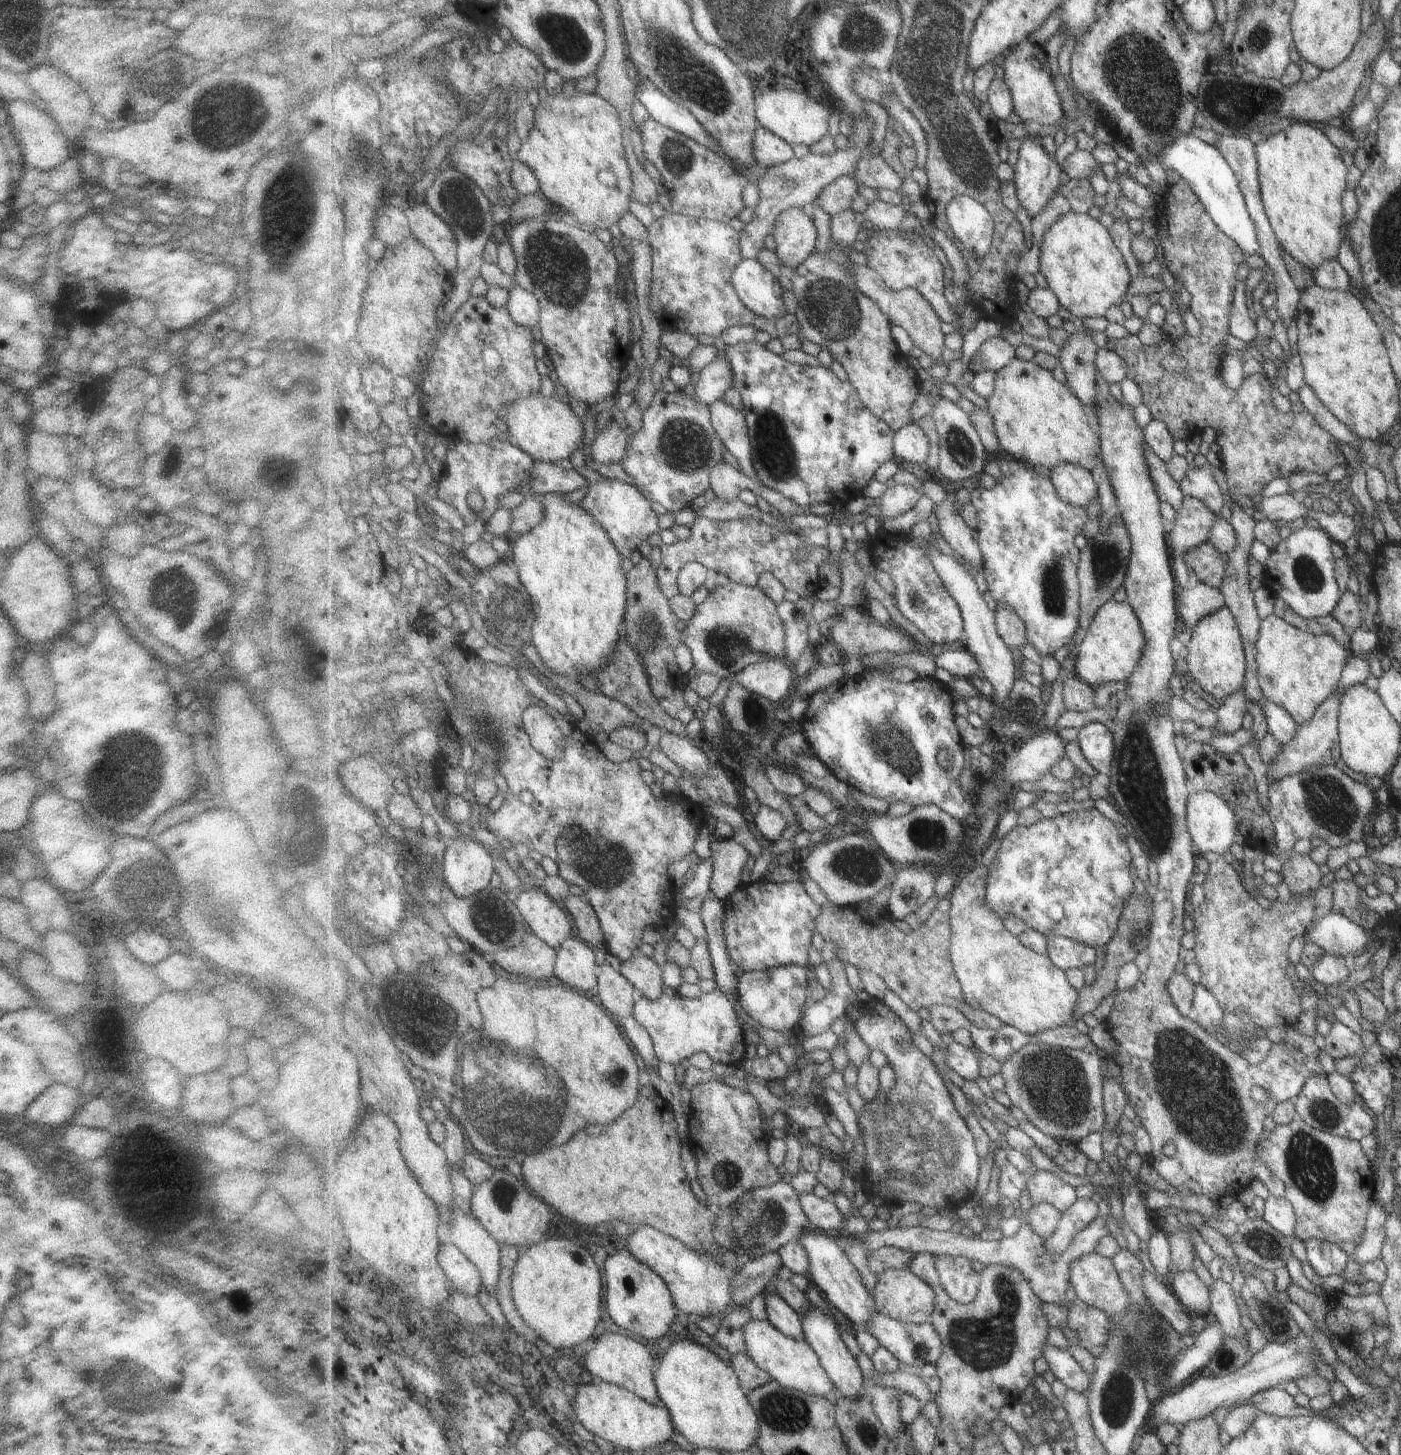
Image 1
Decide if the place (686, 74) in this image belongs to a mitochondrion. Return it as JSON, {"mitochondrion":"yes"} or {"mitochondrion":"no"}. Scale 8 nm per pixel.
{"mitochondrion":"yes"}

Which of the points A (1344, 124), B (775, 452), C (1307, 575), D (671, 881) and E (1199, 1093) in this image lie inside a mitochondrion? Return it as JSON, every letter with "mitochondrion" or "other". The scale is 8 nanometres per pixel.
{"A":"other","B":"mitochondrion","C":"mitochondrion","D":"other","E":"mitochondrion"}

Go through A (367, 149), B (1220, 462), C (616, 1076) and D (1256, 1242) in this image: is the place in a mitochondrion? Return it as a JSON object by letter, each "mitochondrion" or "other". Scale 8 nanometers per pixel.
{"A":"mitochondrion","B":"other","C":"mitochondrion","D":"mitochondrion"}

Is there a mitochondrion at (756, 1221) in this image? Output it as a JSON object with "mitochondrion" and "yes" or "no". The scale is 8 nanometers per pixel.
{"mitochondrion":"yes"}

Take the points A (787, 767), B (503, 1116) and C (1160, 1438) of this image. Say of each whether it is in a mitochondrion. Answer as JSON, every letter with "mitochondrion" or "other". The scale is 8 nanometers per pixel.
{"A":"other","B":"mitochondrion","C":"other"}

